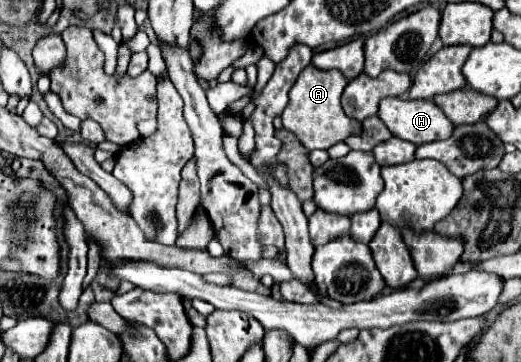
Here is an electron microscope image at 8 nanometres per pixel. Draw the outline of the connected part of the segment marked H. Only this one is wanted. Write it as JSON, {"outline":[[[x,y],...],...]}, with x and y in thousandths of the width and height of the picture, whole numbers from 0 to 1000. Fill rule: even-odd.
{"outline":[[[737,271],[726,320],[756,376],[795,392],[798,403],[856,387],[871,359],[871,343],[833,287],[833,276]]]}

